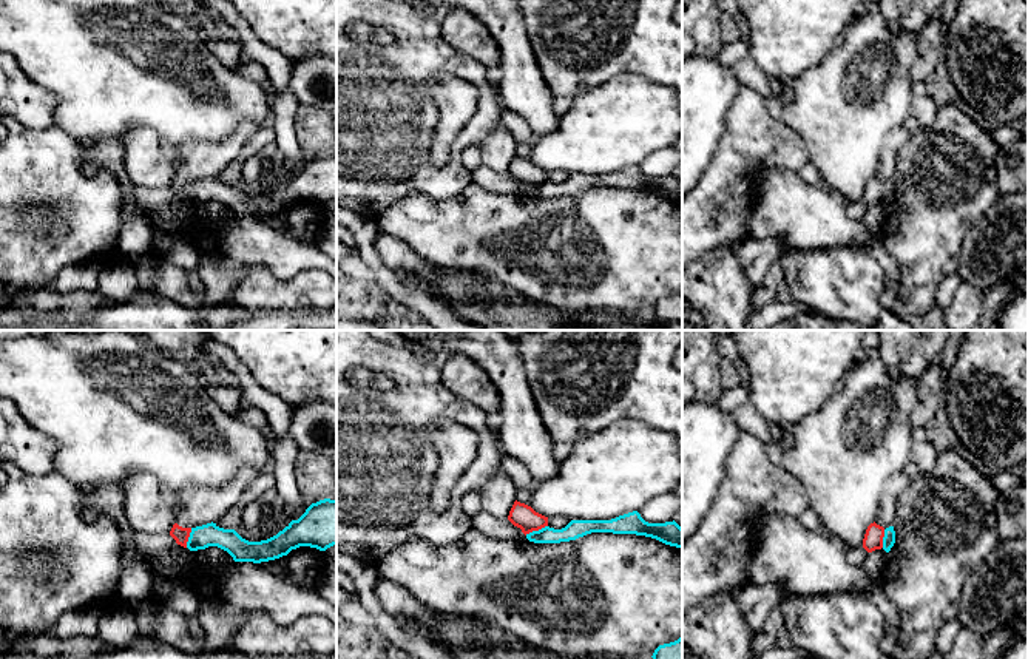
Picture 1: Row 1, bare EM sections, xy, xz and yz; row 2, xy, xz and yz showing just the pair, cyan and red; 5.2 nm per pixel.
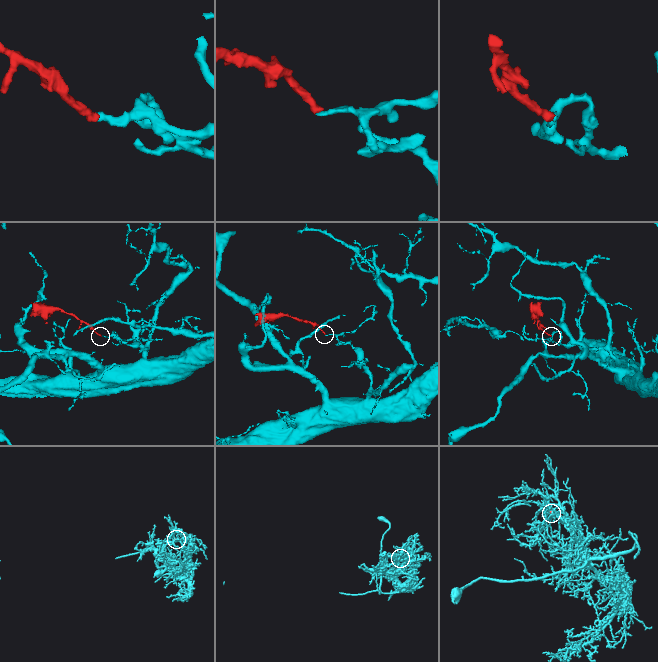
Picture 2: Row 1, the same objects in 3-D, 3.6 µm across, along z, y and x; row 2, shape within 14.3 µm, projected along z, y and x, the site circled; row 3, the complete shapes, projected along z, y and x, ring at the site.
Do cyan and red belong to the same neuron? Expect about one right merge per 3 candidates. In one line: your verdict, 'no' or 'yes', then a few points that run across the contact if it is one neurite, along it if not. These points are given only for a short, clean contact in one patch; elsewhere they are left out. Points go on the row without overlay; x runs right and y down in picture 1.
yes; line xz (576, 182), (565, 189), (536, 185), (522, 170)

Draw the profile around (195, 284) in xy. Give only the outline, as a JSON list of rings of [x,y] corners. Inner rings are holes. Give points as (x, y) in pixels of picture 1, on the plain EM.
[[[198,269],[193,270],[193,272],[187,272],[187,270],[184,270],[184,272],[187,275],[190,292],[194,296],[202,298],[205,295],[207,289],[205,289],[204,282],[199,278]]]

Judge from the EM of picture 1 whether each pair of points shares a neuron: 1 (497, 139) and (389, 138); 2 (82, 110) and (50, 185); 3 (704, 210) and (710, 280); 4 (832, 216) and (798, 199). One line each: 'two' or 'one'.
1: two
2: two
3: two
4: one

